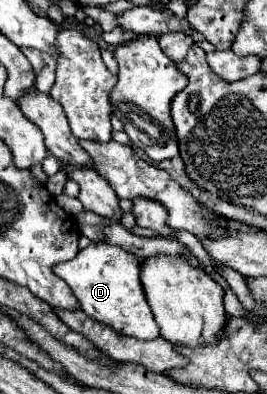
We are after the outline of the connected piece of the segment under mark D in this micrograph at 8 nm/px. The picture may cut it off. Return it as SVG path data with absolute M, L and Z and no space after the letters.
M91 243L89 247L81 249L77 257L65 263L53 265L53 273L59 275L73 291L79 301L79 307L89 317L97 319L113 327L121 335L129 335L135 339L157 339L159 327L153 319L151 307L147 305L143 285L139 279L139 265L141 261L111 243Z

